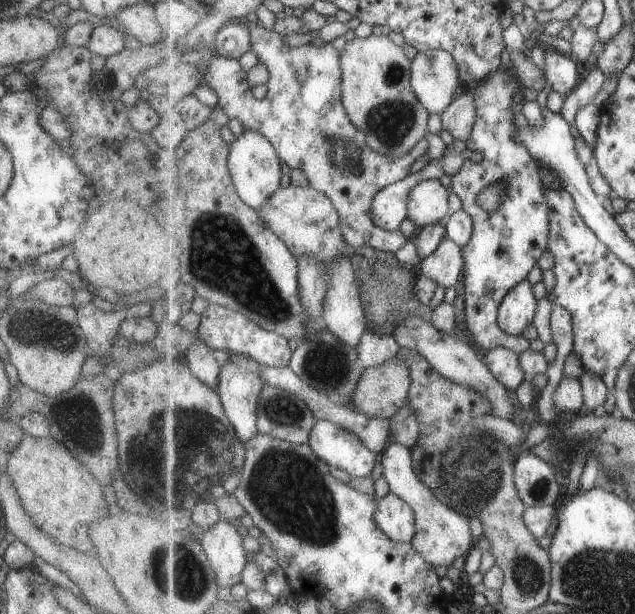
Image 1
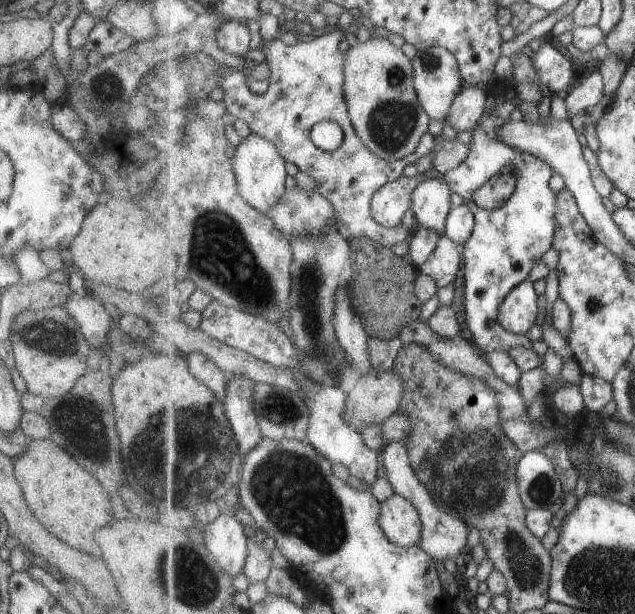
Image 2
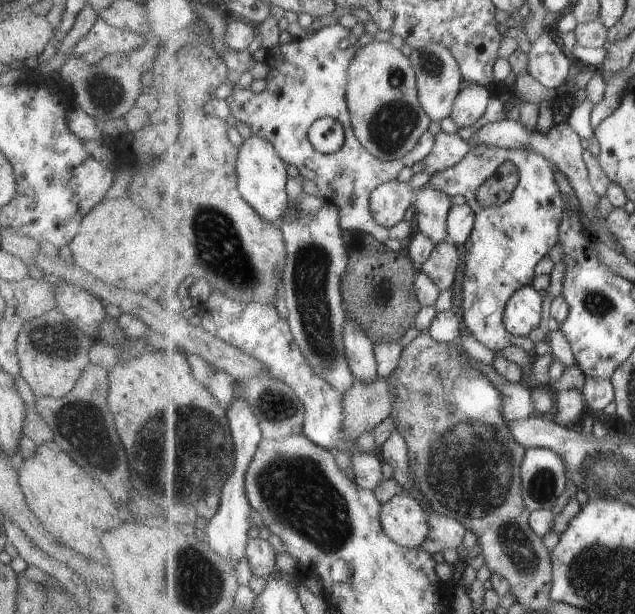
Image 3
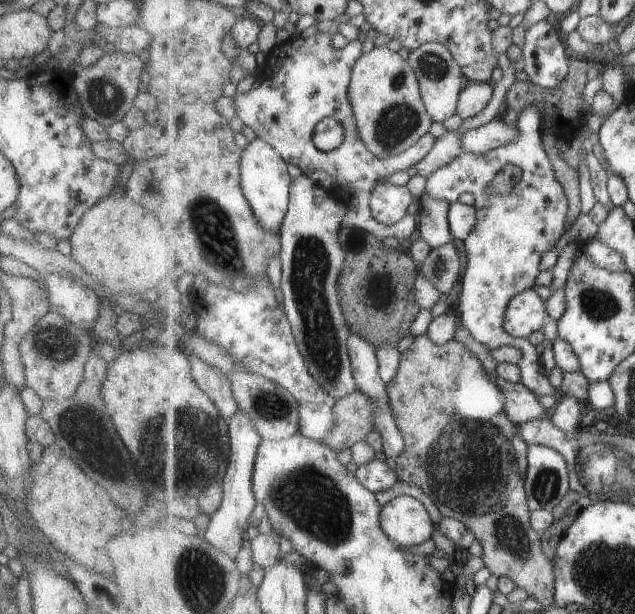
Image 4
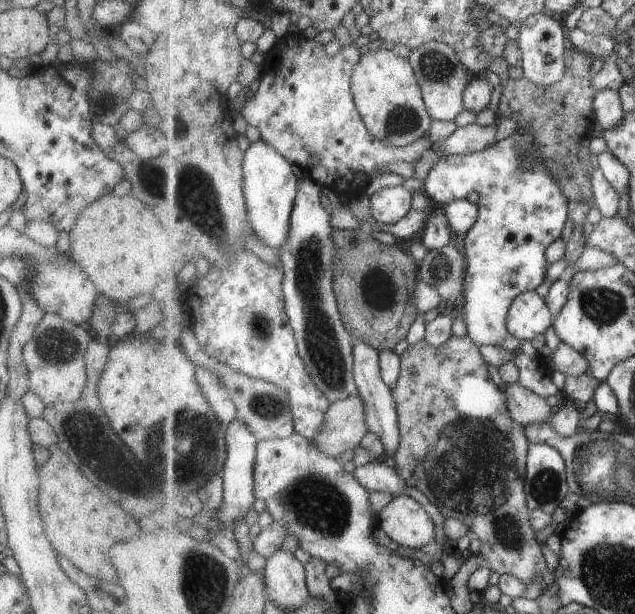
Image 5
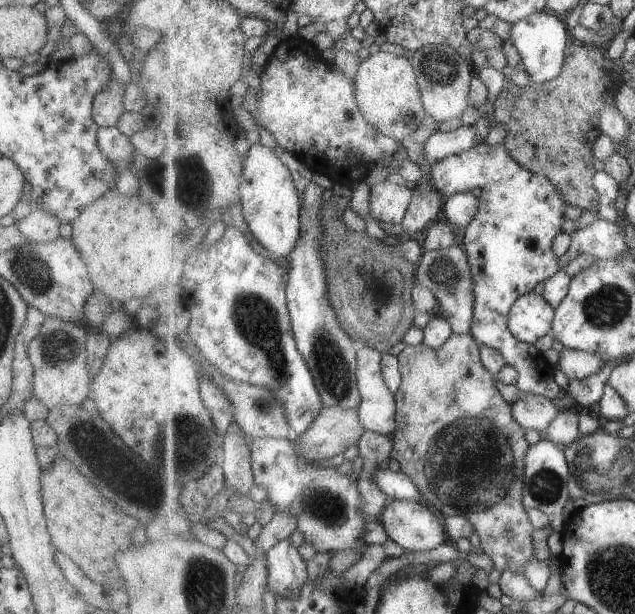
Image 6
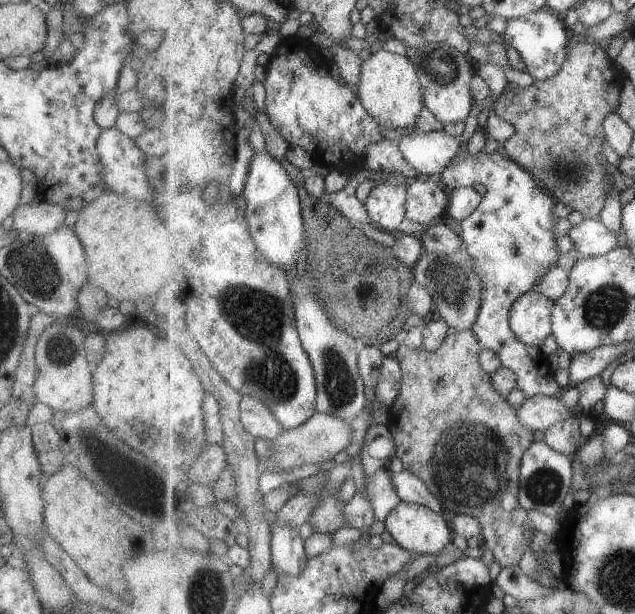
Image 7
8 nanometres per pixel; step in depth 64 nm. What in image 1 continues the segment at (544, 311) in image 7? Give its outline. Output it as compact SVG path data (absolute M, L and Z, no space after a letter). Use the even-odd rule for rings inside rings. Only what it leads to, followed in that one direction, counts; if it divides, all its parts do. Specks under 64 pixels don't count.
M529 279L517 283L517 286L511 289L511 292L503 299L499 307L498 323L500 327L507 334L521 335L526 328L534 325L534 318L537 314L537 300L538 298L534 291L534 284Z

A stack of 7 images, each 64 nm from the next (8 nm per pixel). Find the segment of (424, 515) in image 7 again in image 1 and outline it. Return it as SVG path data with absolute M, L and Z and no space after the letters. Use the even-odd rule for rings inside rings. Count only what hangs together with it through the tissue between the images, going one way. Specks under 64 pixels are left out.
M393 491L378 498L375 520L394 541L411 543L415 536L416 512L404 498Z

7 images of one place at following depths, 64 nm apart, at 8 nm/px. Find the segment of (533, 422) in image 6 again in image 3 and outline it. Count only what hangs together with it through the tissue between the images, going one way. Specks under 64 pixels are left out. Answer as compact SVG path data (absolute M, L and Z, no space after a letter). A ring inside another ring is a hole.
M473 358L470 362L478 371L485 373L501 393L501 397L504 399L504 417L508 422L526 419L537 414L535 408L533 408L531 390L527 390L525 386L521 386L519 383L509 382L499 374L499 371L493 365Z

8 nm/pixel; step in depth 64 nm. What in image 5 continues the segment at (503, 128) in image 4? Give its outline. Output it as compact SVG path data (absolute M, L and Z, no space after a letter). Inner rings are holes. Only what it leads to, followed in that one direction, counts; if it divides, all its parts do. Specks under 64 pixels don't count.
M496 122L486 127L471 123L457 128L447 138L439 138L433 150L444 156L478 153L497 143L497 130Z

